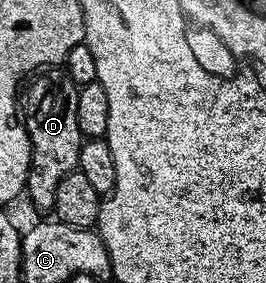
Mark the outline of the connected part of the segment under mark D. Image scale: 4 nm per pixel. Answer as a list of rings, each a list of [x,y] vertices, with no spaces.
[[[60,67],[37,72],[27,85],[22,93],[22,124],[28,132],[32,154],[26,197],[32,200],[34,208],[51,211],[54,207],[54,194],[58,191],[58,183],[62,183],[66,175],[77,172],[76,164],[82,144],[78,127],[80,91],[74,79],[70,79],[70,75]]]

